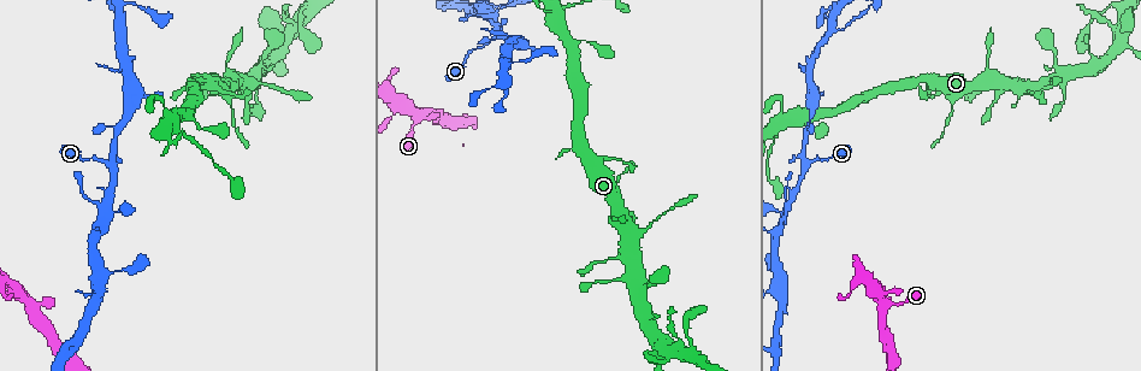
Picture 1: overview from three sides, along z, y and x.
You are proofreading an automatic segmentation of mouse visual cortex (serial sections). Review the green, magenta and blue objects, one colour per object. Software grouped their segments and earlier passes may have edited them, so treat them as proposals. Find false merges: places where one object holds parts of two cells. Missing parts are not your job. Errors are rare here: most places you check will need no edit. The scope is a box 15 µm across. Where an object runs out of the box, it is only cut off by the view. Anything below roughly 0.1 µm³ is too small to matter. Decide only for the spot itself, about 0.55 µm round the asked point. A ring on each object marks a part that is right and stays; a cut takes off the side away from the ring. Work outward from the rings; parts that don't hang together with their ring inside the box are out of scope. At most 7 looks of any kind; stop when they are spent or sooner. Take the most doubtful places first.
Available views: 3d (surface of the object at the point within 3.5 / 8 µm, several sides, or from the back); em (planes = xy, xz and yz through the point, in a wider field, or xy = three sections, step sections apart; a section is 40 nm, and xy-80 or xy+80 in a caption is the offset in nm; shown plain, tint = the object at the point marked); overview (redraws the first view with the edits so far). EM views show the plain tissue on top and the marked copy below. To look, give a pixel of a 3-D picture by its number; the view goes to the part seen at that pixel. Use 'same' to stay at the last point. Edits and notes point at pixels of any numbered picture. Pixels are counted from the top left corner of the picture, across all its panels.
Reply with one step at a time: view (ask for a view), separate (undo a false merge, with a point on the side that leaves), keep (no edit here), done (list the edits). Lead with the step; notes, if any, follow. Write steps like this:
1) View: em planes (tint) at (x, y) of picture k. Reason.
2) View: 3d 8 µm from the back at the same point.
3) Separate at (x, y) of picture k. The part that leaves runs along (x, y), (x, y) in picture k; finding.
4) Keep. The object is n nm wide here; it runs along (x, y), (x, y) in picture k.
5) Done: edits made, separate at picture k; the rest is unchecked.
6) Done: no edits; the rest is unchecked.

View: 3d 8 µm at (805, 166) of picture 1. Branch point.

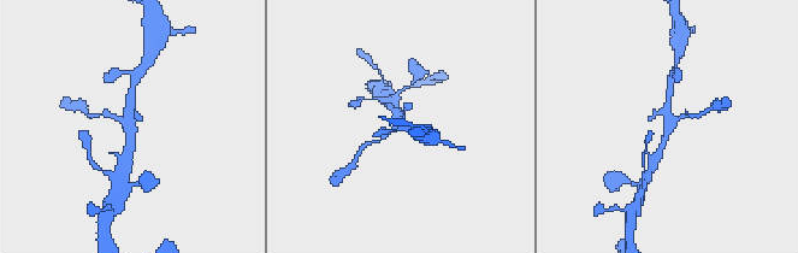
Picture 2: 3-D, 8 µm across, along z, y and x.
View: 3d 3.5 µm at (673, 120) of picture 2.

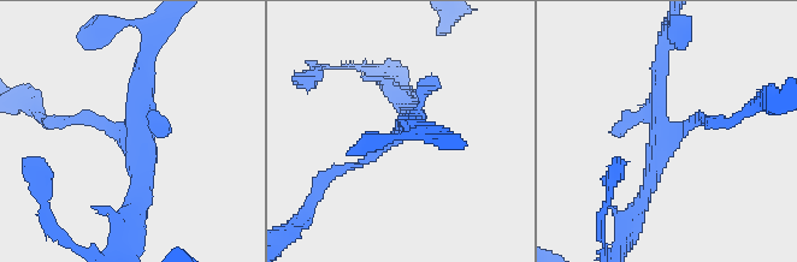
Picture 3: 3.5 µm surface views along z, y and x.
View: em xy step 5 (tint) at (131, 139) of picture 3. Now the EM.

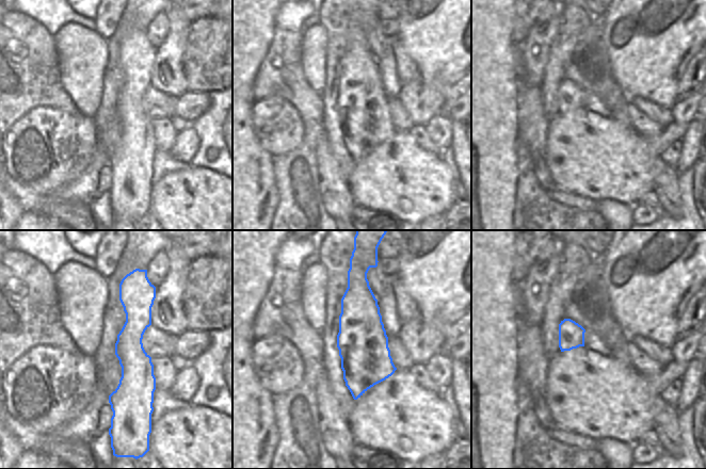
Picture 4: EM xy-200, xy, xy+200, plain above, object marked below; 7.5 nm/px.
Keep. It runs along (65, 119), (102, 119), (142, 149), (135, 208) in picture 3; all the same cell.

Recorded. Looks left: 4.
View: 3d 3.5 µm from the back at (107, 208) of picture 1. Sharp bend.

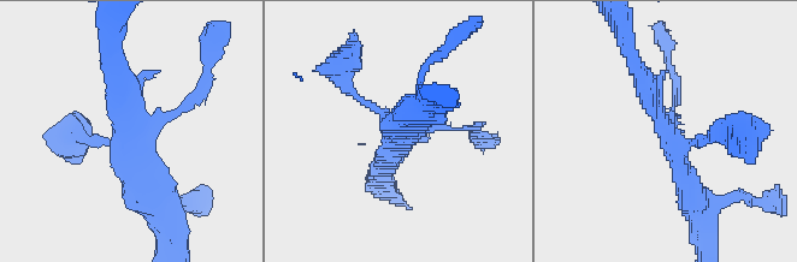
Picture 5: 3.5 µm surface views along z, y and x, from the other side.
View: em xy step 2 (tint) at (669, 136) of picture 5.

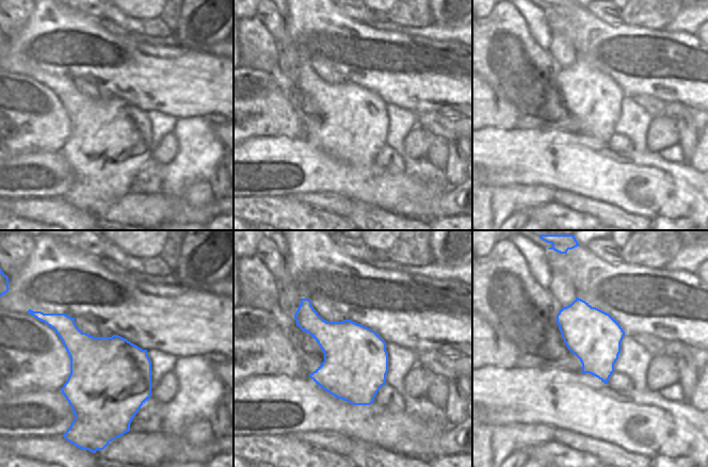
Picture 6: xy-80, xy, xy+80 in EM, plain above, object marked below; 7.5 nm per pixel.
Keep. It runs along (639, 69), (698, 206) in picture 5; continuous, no second cell.

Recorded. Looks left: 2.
View: em xy step 1 (tint) at (203, 129) of picture 1. Narrows sharply.

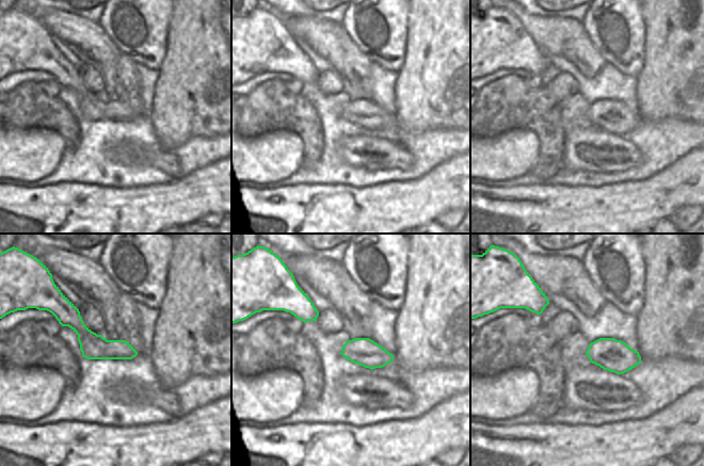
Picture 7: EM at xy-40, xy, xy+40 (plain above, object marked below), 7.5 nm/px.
View: 3d 3.5 µm at the same point.

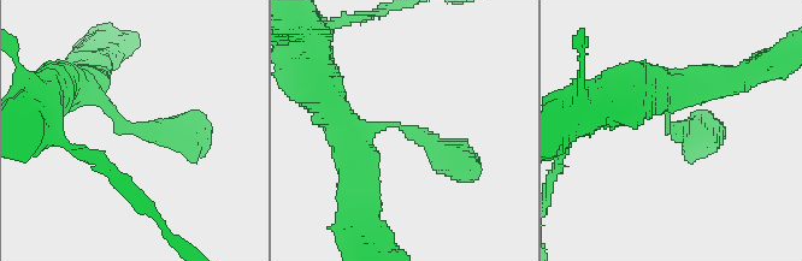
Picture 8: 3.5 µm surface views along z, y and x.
Keep. The arms are 350, 450 nm wide; continuous, no second cell.

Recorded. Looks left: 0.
Done: no edits; the rest is unchecked.

